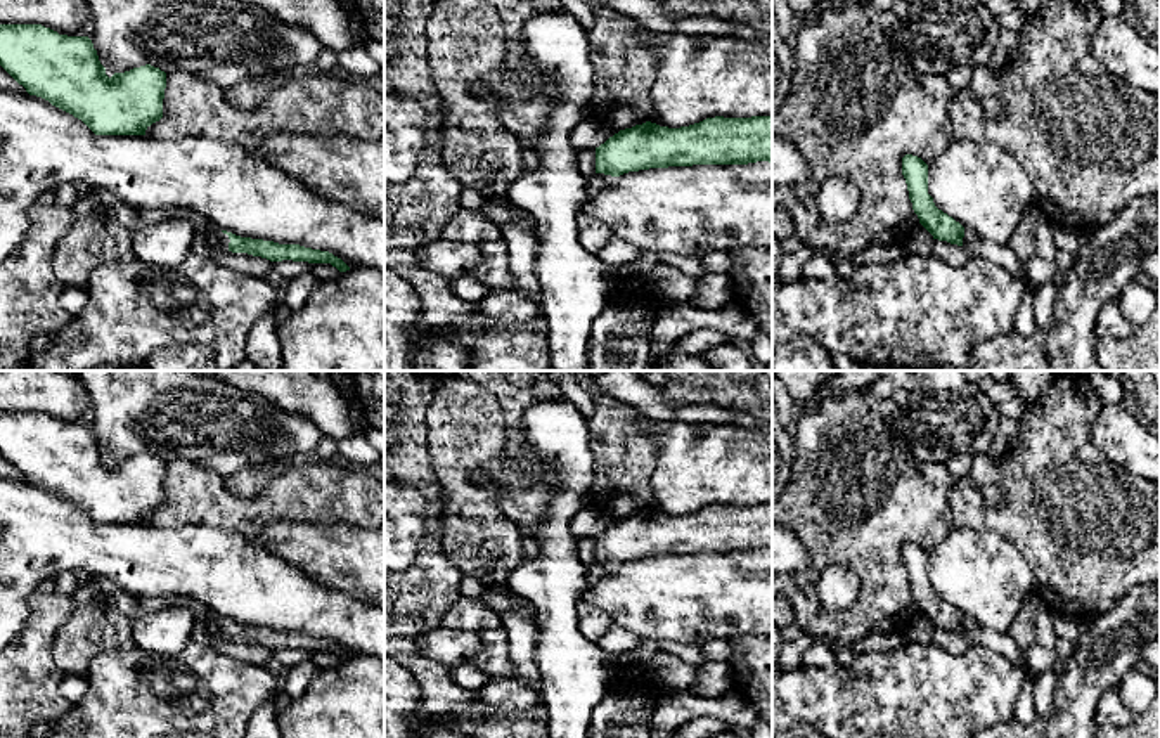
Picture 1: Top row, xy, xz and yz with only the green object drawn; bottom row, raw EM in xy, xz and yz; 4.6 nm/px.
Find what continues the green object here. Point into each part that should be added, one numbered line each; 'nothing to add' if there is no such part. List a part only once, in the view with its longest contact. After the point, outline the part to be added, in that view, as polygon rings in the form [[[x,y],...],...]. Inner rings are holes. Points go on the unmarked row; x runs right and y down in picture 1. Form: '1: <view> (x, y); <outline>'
1: xy (215, 626); [[[208,613],[208,615],[204,617],[204,627],[206,627],[206,632],[208,632],[209,636],[213,636],[213,638],[216,638],[216,639],[222,639],[222,641],[230,641],[230,639],[229,639],[229,631],[230,631],[230,627],[229,627],[229,624],[223,622],[220,617]]]

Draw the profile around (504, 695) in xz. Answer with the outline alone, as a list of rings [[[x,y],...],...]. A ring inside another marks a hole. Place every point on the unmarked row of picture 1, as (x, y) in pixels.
[[[518,677],[490,679],[478,689],[478,698],[469,705],[464,714],[476,714],[478,710],[497,712],[521,712],[542,703],[540,693],[532,689]]]

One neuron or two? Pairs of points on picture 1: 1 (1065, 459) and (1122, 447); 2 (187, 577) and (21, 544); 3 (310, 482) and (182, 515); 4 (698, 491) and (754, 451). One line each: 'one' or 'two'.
1: two
2: one
3: one
4: one

